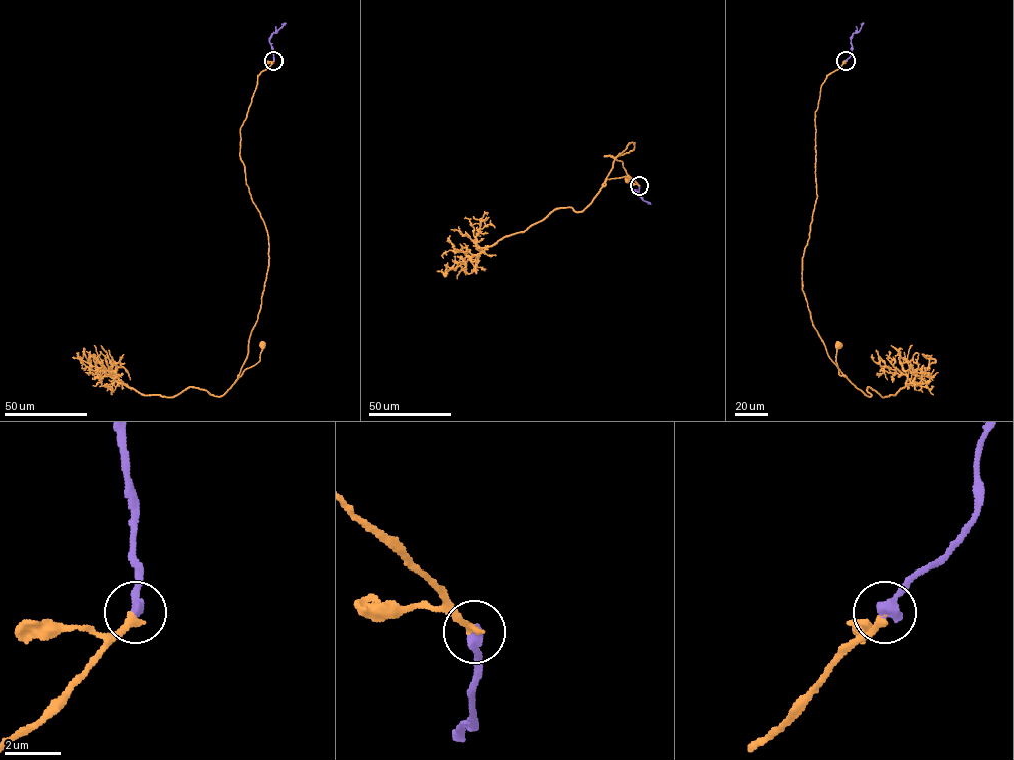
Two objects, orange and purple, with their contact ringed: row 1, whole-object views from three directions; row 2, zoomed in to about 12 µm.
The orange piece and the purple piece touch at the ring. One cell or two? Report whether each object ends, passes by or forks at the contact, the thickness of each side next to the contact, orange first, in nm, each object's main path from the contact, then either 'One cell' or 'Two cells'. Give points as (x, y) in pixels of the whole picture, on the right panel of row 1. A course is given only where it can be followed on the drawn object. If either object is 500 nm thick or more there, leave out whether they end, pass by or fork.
At the ring orange ends. At the ring purple ends. Thickness 280 nm (orange) against 420 nm. Course of orange: (846, 61), (821, 86), (815, 112), (817, 198), (802, 258), (813, 325), (846, 377), (839, 374), (839, 345). Course of purple: (846, 61), (851, 55), (851, 38), (863, 22). One cell

